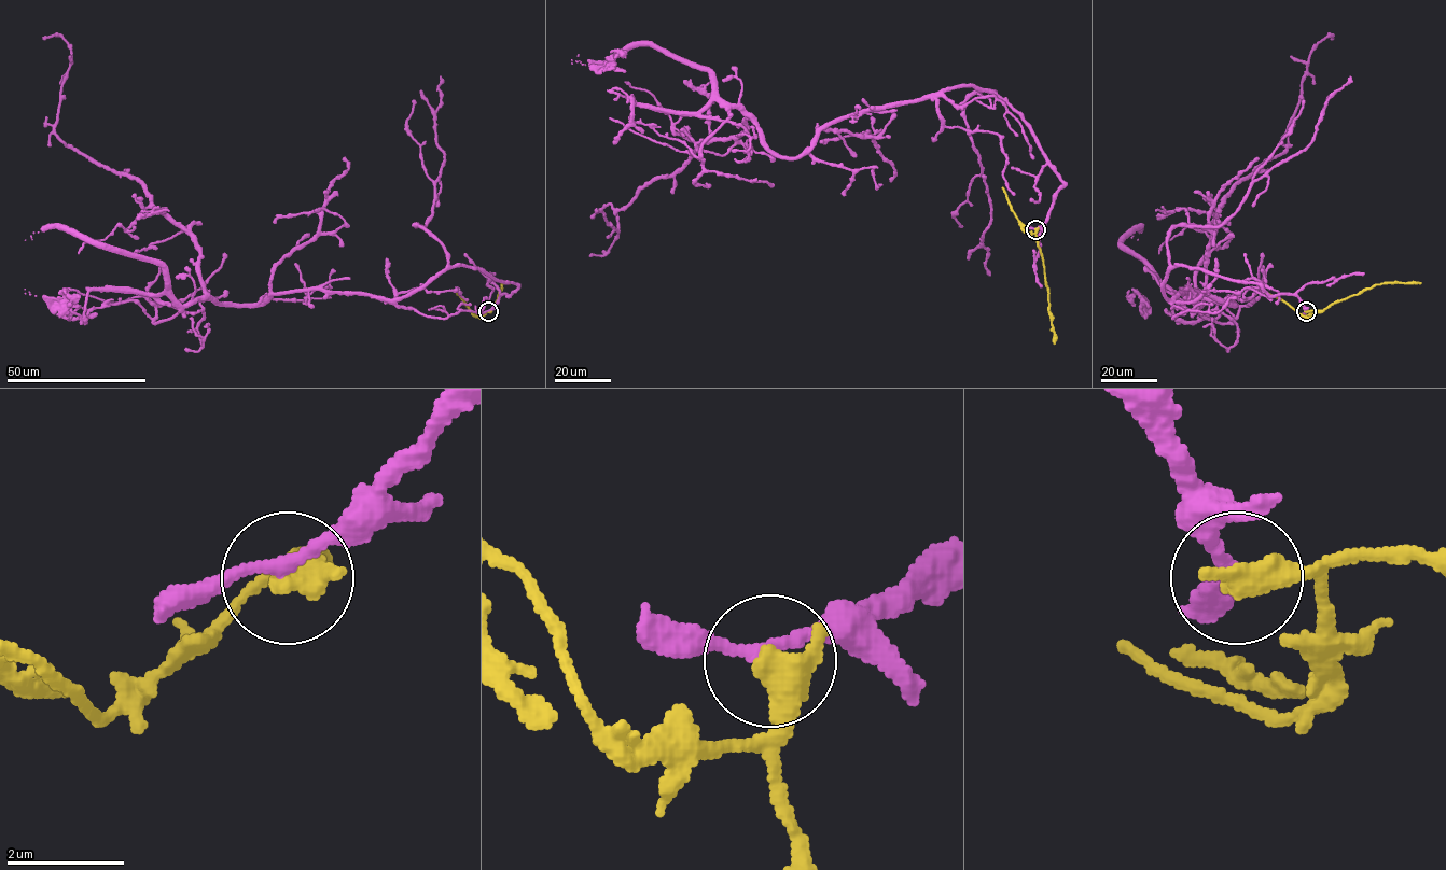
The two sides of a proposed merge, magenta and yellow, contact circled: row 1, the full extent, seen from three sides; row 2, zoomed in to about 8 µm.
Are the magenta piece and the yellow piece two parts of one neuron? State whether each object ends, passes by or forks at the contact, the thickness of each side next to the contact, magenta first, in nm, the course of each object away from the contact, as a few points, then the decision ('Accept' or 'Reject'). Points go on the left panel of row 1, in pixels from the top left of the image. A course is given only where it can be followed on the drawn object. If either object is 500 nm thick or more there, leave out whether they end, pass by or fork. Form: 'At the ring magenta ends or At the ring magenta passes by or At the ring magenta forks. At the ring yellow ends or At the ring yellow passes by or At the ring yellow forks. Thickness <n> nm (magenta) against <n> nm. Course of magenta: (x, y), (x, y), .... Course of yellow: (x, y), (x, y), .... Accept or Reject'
Thickness 200 nm (magenta) against 550 nm. Course of magenta: (488, 311), (518, 286), (463, 265), (391, 299), (211, 297), (146, 187), (55, 134), (71, 51), (43, 39). Course of yellow: (488, 311), (496, 302), (502, 283), (508, 283). Reject

